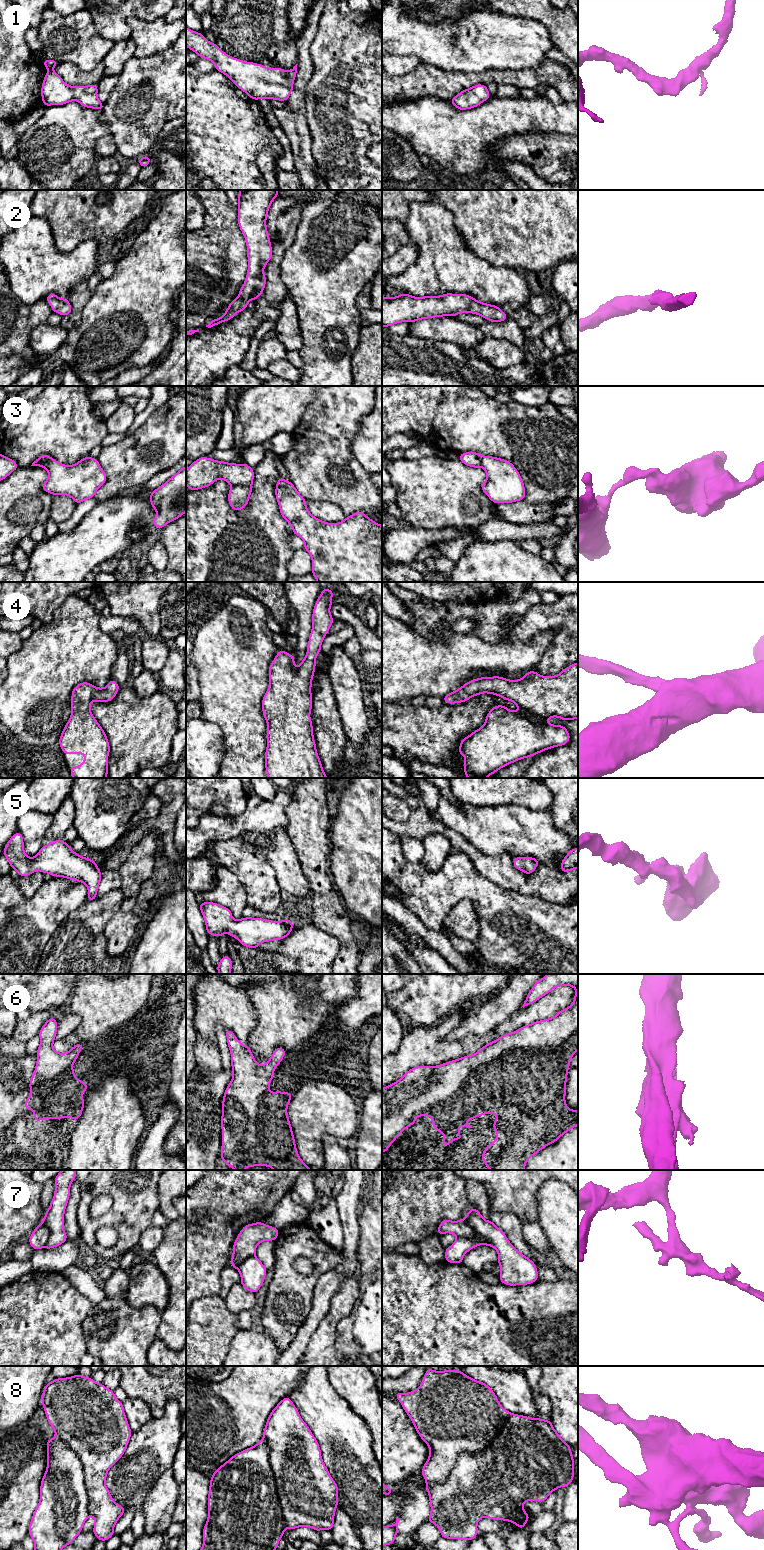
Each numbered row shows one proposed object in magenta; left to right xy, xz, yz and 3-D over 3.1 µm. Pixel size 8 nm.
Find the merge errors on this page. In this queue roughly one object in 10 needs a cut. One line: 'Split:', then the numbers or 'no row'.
Split: 3, 7, 8

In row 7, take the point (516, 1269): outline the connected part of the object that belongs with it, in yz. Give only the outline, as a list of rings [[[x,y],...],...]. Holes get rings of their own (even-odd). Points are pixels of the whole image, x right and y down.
[[[470,1208],[465,1216],[466,1223],[473,1229],[475,1236],[457,1238],[445,1249],[445,1261],[463,1263],[464,1255],[478,1245],[491,1246],[498,1253],[498,1264],[501,1268],[500,1282],[509,1286],[528,1285],[538,1281],[536,1264],[508,1240],[505,1233],[491,1220],[485,1220],[479,1210]]]

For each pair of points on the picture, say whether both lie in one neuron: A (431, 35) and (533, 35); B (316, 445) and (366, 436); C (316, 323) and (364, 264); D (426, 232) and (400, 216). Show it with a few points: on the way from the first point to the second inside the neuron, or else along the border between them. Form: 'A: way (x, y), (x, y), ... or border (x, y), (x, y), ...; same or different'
A: way (456, 53), (467, 60), (485, 42), (508, 42); same
B: border (364, 416), (351, 445), (351, 453), (357, 461); different
C: way (326, 308), (326, 304), (349, 279); same
D: border (420, 201), (414, 201), (410, 204), (404, 225); different

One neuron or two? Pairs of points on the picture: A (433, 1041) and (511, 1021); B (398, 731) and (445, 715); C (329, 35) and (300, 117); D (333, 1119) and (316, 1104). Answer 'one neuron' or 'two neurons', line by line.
A: one neuron
B: one neuron
C: two neurons
D: one neuron

